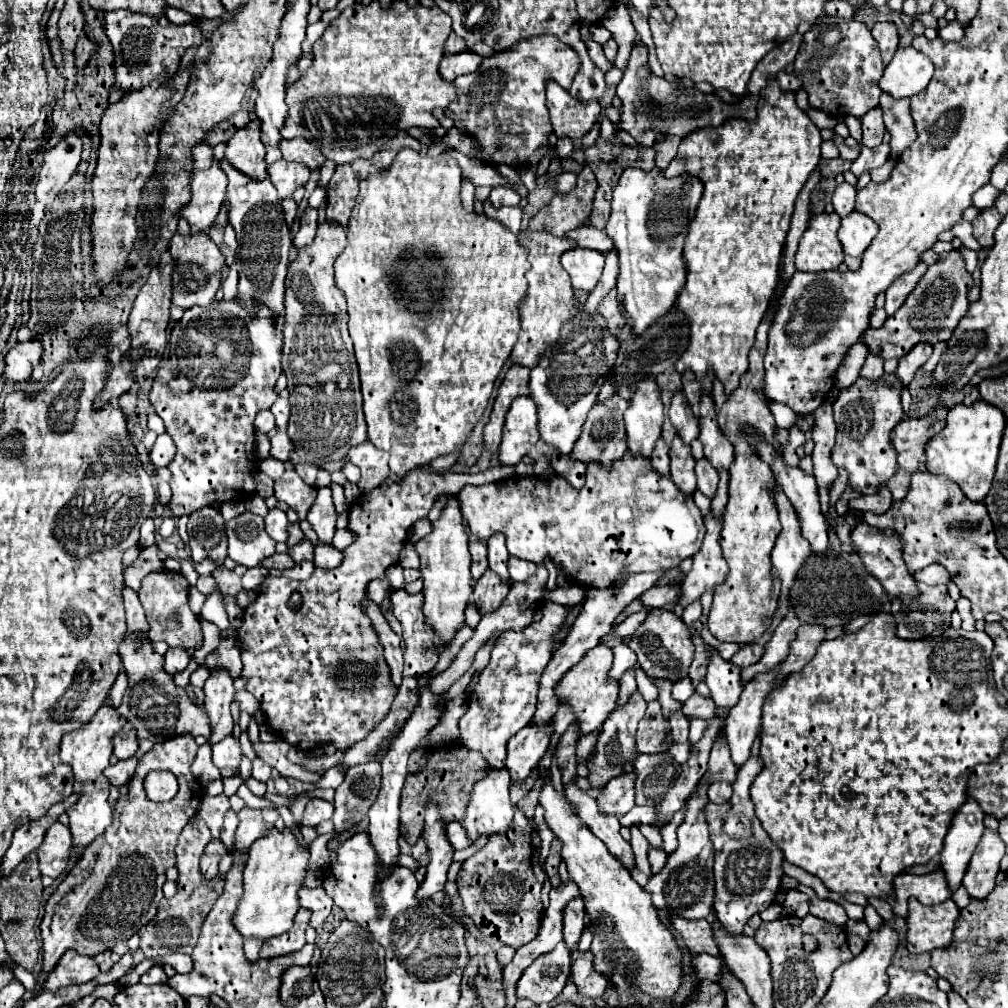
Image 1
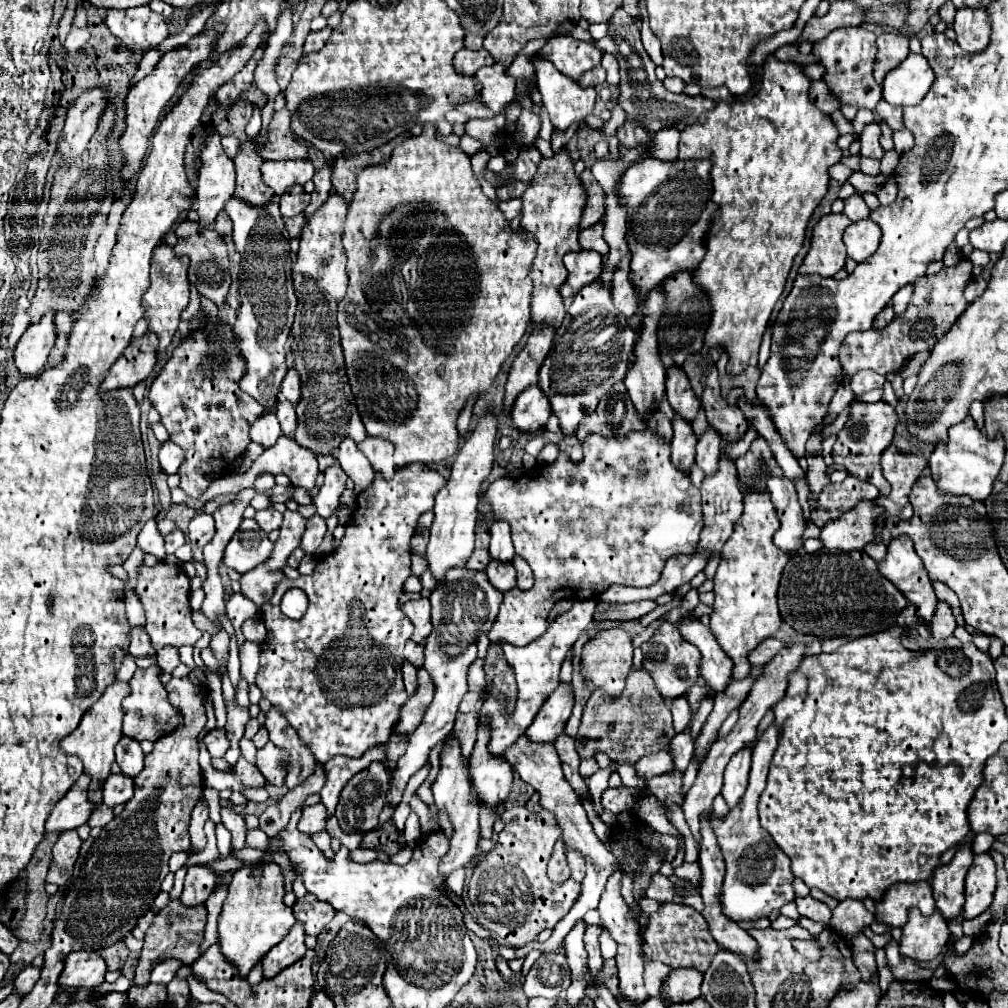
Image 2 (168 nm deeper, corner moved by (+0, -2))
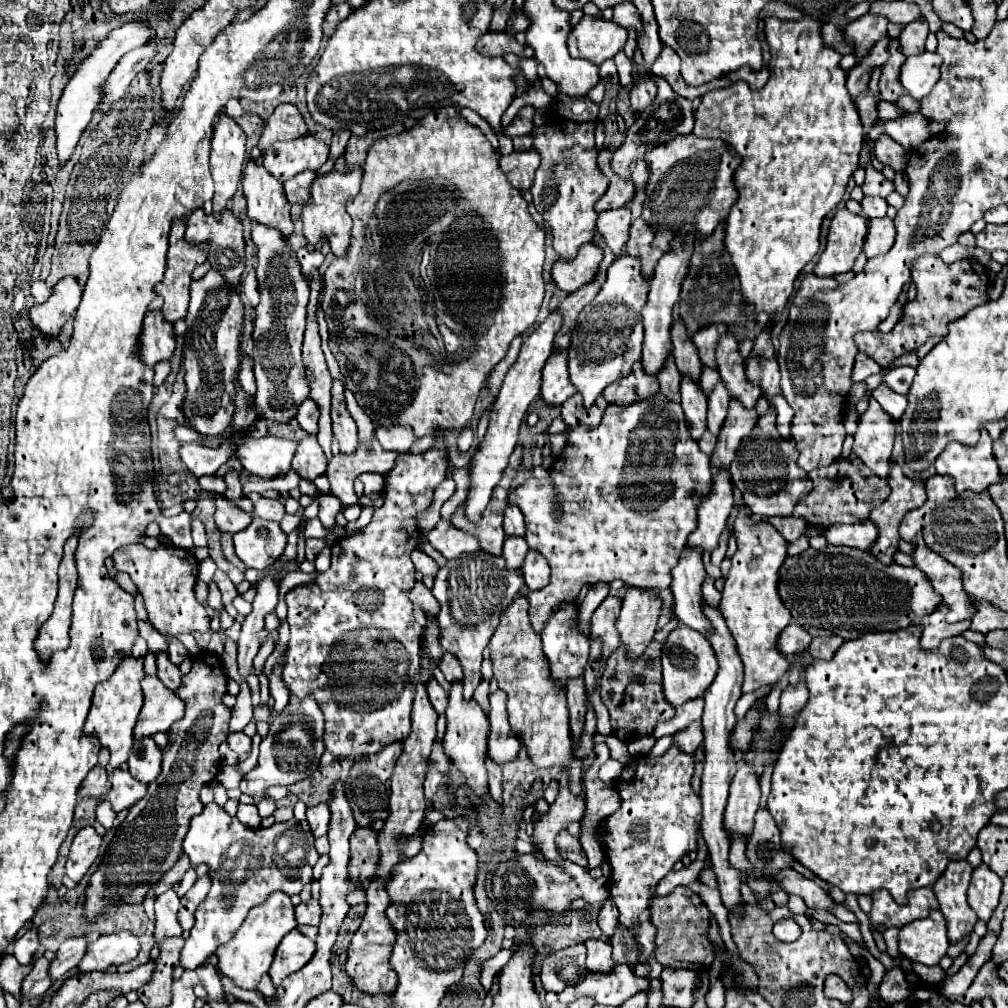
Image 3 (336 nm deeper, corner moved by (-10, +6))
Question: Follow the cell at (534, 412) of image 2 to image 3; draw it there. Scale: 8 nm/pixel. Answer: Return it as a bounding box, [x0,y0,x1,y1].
[541,349,577,405]

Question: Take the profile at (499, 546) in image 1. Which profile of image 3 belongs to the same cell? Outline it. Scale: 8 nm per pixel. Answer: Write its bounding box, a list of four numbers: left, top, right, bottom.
[505,505,525,537]

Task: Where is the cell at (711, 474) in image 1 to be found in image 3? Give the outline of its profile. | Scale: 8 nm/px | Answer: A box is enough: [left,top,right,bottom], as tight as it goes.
[707,379,731,435]

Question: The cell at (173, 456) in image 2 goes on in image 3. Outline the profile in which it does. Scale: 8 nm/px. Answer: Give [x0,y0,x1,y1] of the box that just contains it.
[181,443,231,475]

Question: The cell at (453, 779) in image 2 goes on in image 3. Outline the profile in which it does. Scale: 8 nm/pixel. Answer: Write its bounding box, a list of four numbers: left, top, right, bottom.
[443,681,489,793]

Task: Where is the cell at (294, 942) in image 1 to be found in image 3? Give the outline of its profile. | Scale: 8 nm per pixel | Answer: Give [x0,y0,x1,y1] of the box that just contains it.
[269,929,315,987]

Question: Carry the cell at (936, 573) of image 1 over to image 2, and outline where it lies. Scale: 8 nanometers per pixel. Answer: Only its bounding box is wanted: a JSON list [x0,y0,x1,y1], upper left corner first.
[933,581,963,625]

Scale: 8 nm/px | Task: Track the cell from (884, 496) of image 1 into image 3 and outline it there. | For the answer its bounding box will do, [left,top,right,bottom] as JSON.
[825,519,877,549]

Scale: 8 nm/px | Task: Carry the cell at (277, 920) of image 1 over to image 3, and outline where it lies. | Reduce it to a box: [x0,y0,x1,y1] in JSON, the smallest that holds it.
[217,891,297,989]

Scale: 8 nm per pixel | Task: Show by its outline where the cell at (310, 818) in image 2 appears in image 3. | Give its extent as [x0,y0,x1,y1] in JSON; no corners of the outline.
[307,805,329,837]

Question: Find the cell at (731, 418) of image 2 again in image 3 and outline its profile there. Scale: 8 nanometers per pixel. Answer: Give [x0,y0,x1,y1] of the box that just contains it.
[717,333,761,407]

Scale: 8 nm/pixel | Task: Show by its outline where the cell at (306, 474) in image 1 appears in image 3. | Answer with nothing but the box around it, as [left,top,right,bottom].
[293,437,327,481]

